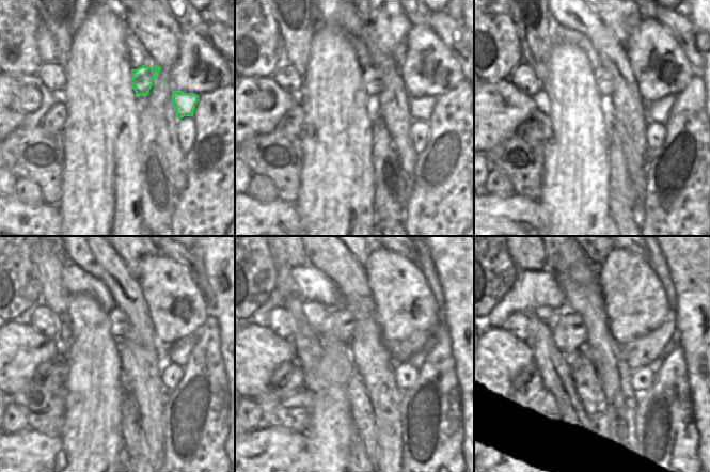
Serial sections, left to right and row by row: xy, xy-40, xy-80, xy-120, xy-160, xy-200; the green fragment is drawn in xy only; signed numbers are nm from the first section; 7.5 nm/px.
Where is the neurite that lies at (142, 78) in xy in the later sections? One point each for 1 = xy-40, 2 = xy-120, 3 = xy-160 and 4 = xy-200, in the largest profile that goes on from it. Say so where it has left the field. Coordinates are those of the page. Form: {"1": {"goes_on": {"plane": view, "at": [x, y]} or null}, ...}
{"1": {"goes_on": {"plane": "xy-40", "at": [371, 77]}}, "2": {"goes_on": {"plane": "xy-120", "at": [120, 324]}}, "3": {"goes_on": {"plane": "xy-160", "at": [340, 324]}}, "4": {"goes_on": {"plane": "xy-200", "at": [569, 332]}}}

